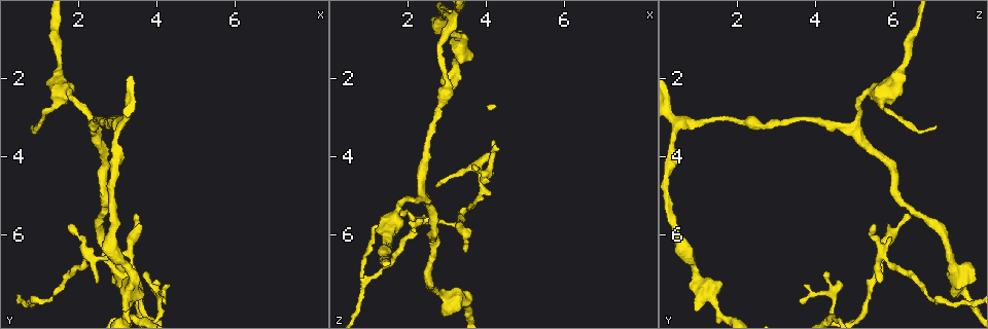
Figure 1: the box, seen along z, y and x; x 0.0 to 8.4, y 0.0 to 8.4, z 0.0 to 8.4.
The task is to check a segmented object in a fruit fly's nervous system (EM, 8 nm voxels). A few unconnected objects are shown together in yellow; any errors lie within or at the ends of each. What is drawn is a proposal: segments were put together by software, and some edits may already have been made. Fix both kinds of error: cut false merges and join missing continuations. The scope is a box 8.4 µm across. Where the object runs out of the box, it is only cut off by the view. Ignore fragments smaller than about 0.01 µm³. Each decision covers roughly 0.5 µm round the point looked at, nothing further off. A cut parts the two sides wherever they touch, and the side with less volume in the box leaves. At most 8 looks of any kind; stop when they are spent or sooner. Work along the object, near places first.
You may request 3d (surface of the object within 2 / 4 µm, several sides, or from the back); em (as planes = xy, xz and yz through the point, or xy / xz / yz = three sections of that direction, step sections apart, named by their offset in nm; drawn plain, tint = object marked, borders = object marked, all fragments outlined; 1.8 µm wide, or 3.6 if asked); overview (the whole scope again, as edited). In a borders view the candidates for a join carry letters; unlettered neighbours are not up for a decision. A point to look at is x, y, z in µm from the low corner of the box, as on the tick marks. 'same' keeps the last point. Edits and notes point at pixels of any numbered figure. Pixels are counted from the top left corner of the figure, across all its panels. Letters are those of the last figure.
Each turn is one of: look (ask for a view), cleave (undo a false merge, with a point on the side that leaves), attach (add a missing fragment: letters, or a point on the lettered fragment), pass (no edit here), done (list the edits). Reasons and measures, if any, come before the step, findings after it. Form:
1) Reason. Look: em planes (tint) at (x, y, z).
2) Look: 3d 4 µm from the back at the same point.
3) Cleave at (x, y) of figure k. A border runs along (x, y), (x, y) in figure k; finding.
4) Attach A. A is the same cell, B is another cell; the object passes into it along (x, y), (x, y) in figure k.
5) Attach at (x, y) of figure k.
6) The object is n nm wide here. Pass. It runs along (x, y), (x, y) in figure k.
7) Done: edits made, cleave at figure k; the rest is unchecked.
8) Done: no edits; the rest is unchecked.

Sharp bend. Look: em planes (borders) at (4.10, 7.55, 4.45).

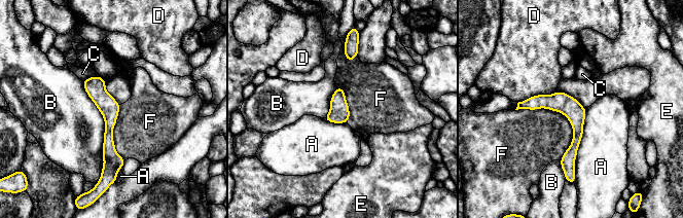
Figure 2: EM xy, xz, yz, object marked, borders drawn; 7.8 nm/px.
The object is 160 nm wide here. Pass. A, B, C, D, E and F are other cells; it runs along (96, 78), (109, 108), (107, 172) in figure 2; one neuron here.

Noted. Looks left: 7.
Branch stops here. Look: em xy step 8 (borders) at (3.20, 7.95, 0.90).

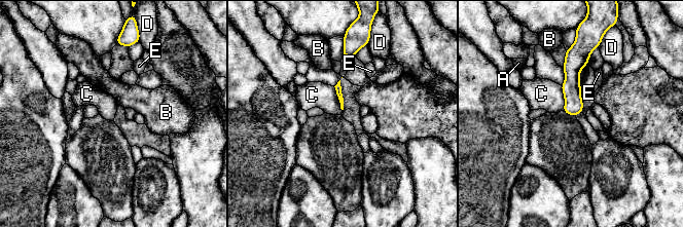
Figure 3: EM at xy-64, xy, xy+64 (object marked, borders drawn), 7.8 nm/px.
Pass. A, B, C, D and E are other cells; it runs along (582, 54), (573, 65), (573, 113) in figure 3; none of them fits.

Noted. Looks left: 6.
Thin end. Look: 3d 4 µm at (3.45, 5.55, 6.45).

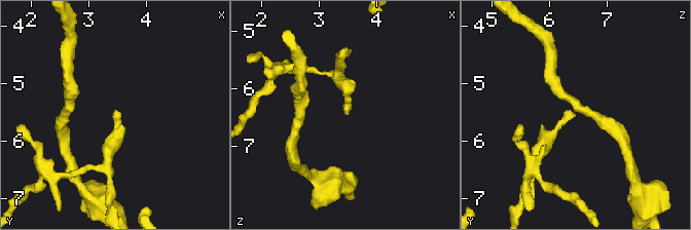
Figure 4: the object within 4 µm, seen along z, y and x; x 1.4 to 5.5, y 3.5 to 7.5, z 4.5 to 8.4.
Now the EM. Look: em planes (borders) at (3.50, 5.55, 6.45).

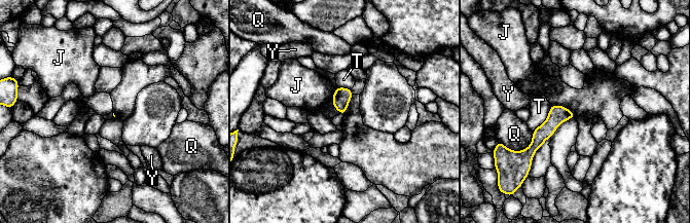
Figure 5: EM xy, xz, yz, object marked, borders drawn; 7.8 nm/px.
The longest contact is with T, 260 nm. Pass. J, Q, T and Y are other cells; none of them fits.

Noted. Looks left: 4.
Done: no edits; the rest is unchecked.

